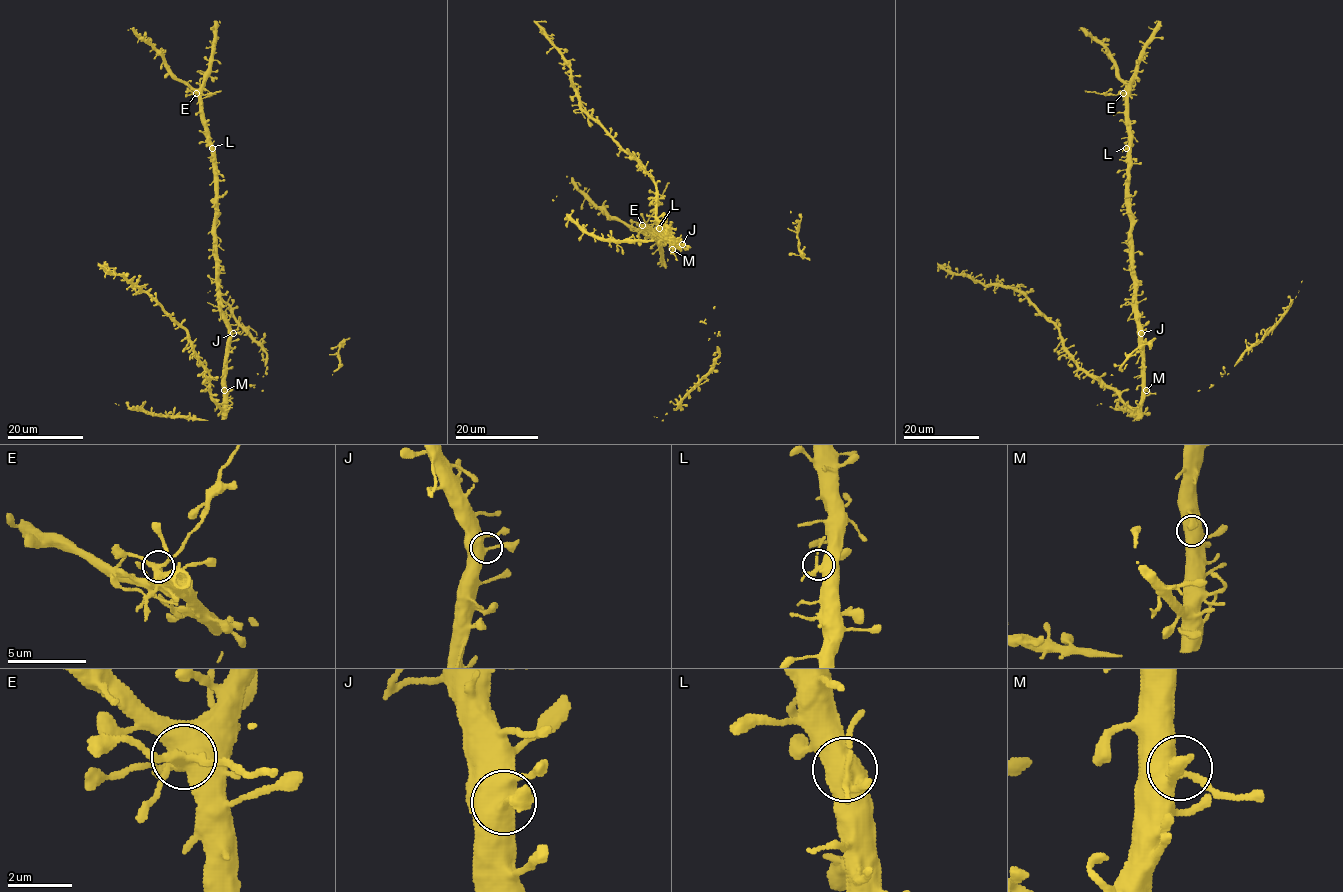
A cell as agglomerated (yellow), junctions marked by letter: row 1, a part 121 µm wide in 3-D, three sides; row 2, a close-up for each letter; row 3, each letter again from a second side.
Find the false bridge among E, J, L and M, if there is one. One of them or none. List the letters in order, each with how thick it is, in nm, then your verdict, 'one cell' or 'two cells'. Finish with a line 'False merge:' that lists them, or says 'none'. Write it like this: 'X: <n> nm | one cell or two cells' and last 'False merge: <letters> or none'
E: 360 nm | two cells
J: 420 nm | one cell
L: 360 nm | one cell
M: 400 nm | one cell
False merge: E

